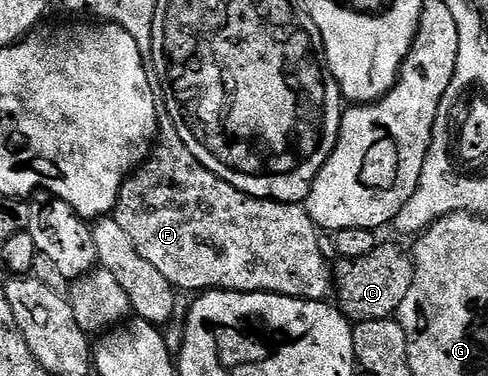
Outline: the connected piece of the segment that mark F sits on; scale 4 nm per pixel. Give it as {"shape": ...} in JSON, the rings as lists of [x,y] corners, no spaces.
{"shape":[[[163,152],[159,157],[148,159],[134,175],[124,179],[113,213],[113,219],[133,244],[133,250],[149,262],[161,278],[168,280],[172,289],[180,293],[268,292],[271,296],[288,296],[291,300],[323,300],[332,295],[333,280],[327,277],[327,260],[315,237],[317,228],[306,215],[300,214],[296,220],[254,216],[234,191],[215,182],[206,184],[204,177],[176,152]]]}

